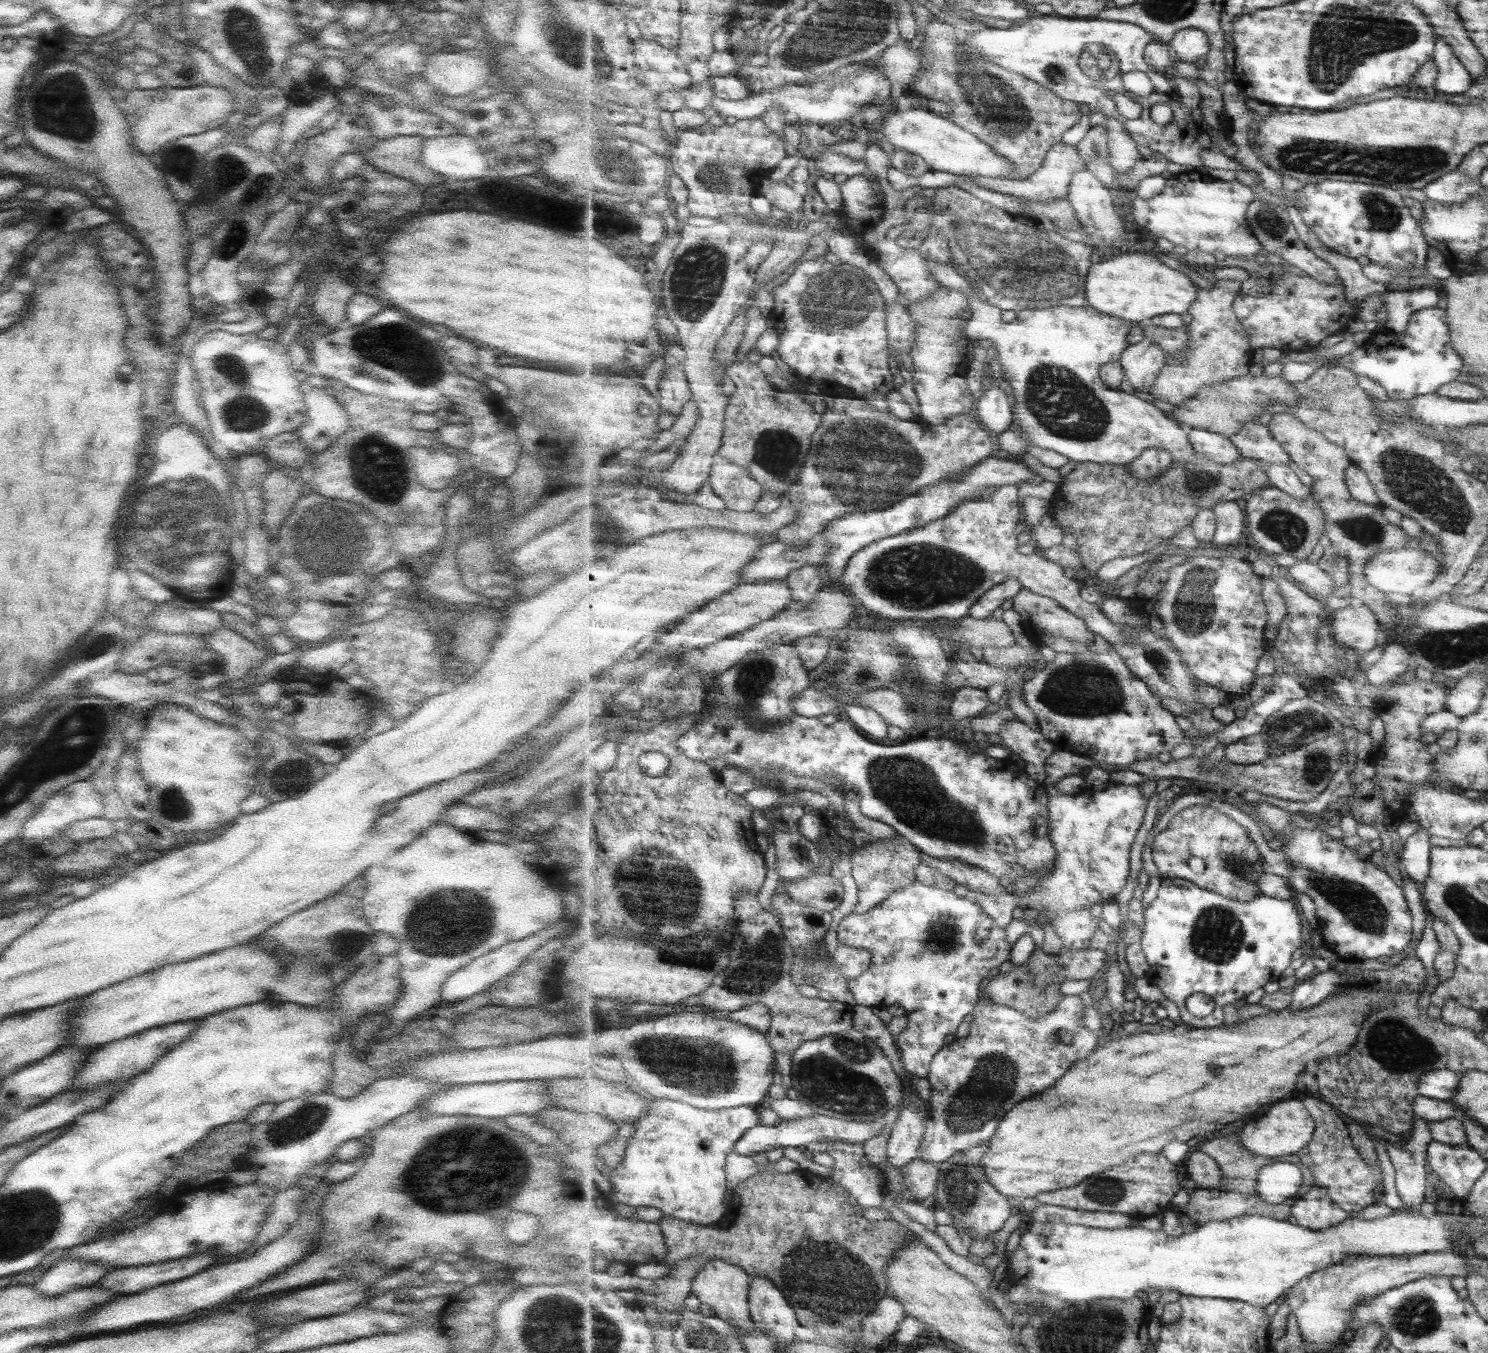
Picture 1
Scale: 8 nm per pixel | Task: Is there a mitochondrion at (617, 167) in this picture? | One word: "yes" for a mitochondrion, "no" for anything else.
yes

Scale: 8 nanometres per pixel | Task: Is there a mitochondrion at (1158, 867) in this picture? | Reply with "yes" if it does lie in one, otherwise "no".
no

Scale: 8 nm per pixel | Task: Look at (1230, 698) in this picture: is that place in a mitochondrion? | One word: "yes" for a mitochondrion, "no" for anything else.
no

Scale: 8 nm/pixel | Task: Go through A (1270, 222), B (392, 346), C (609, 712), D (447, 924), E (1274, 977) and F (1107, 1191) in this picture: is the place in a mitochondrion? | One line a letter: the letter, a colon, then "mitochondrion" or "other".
A: mitochondrion
B: mitochondrion
C: other
D: mitochondrion
E: other
F: mitochondrion

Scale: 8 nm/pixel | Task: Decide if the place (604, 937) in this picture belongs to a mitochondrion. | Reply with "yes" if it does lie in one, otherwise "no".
no

